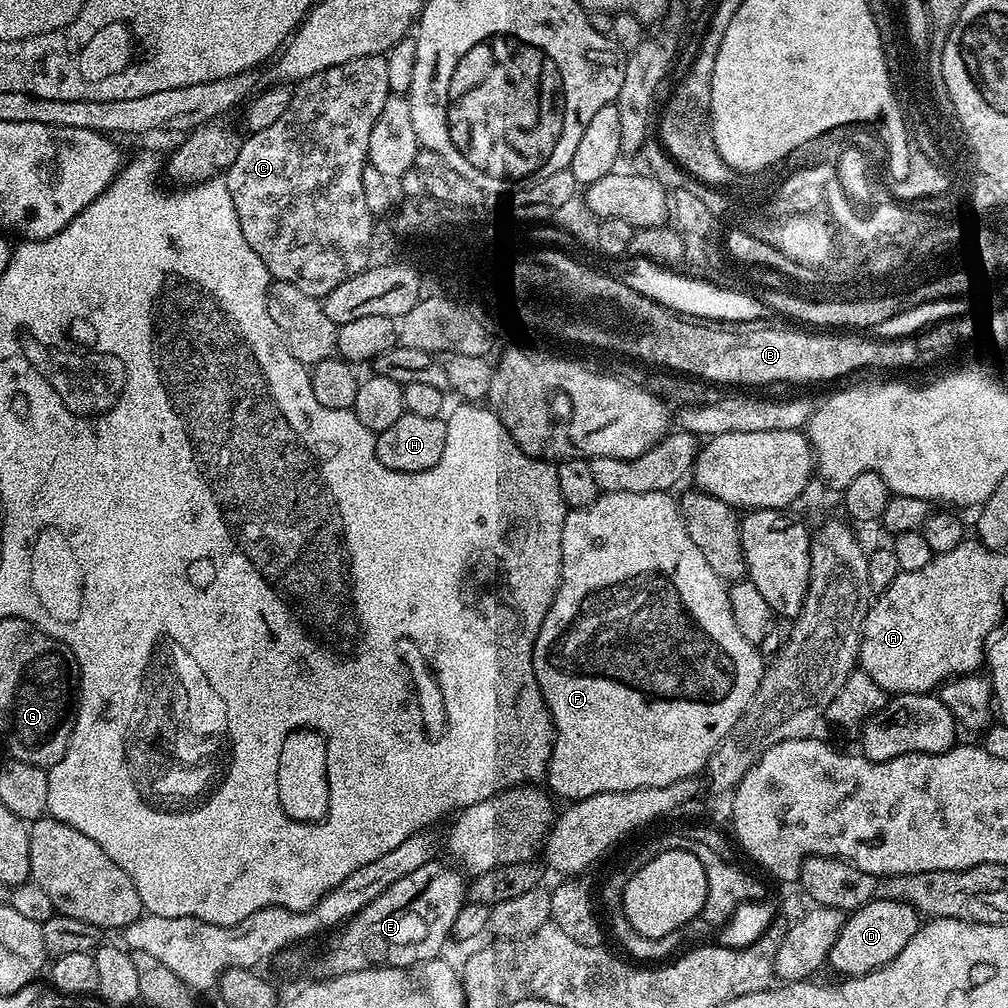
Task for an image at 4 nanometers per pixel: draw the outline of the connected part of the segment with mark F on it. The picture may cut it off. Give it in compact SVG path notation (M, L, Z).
M605 492L595 500L590 506L585 508L571 509L565 515L564 529L562 530L562 570L560 571L560 585L556 591L554 602L550 606L550 610L546 614L546 618L542 622L542 626L538 630L538 638L532 647L532 665L534 666L534 674L538 686L542 690L542 698L548 707L548 713L552 715L552 727L554 735L552 738L552 753L548 759L548 770L546 773L546 784L550 789L553 797L561 796L564 802L573 800L581 800L587 796L594 794L606 794L607 792L629 792L630 790L638 790L639 788L649 788L650 786L670 786L670 782L678 782L687 776L696 776L705 771L706 765L712 751L728 737L730 730L742 718L742 714L750 706L750 702L754 698L754 694L758 690L760 680L764 677L766 660L760 657L761 649L755 644L751 644L747 638L742 635L742 630L738 630L738 625L734 623L734 613L730 610L730 598L728 597L728 584L718 578L718 574L714 574L714 570L710 570L706 558L702 558L702 550L698 550L698 546L694 546L694 542L690 539L690 534L686 534L686 526L684 520L680 516L680 506L675 499L666 492L651 492L650 494L626 494L625 492Z

